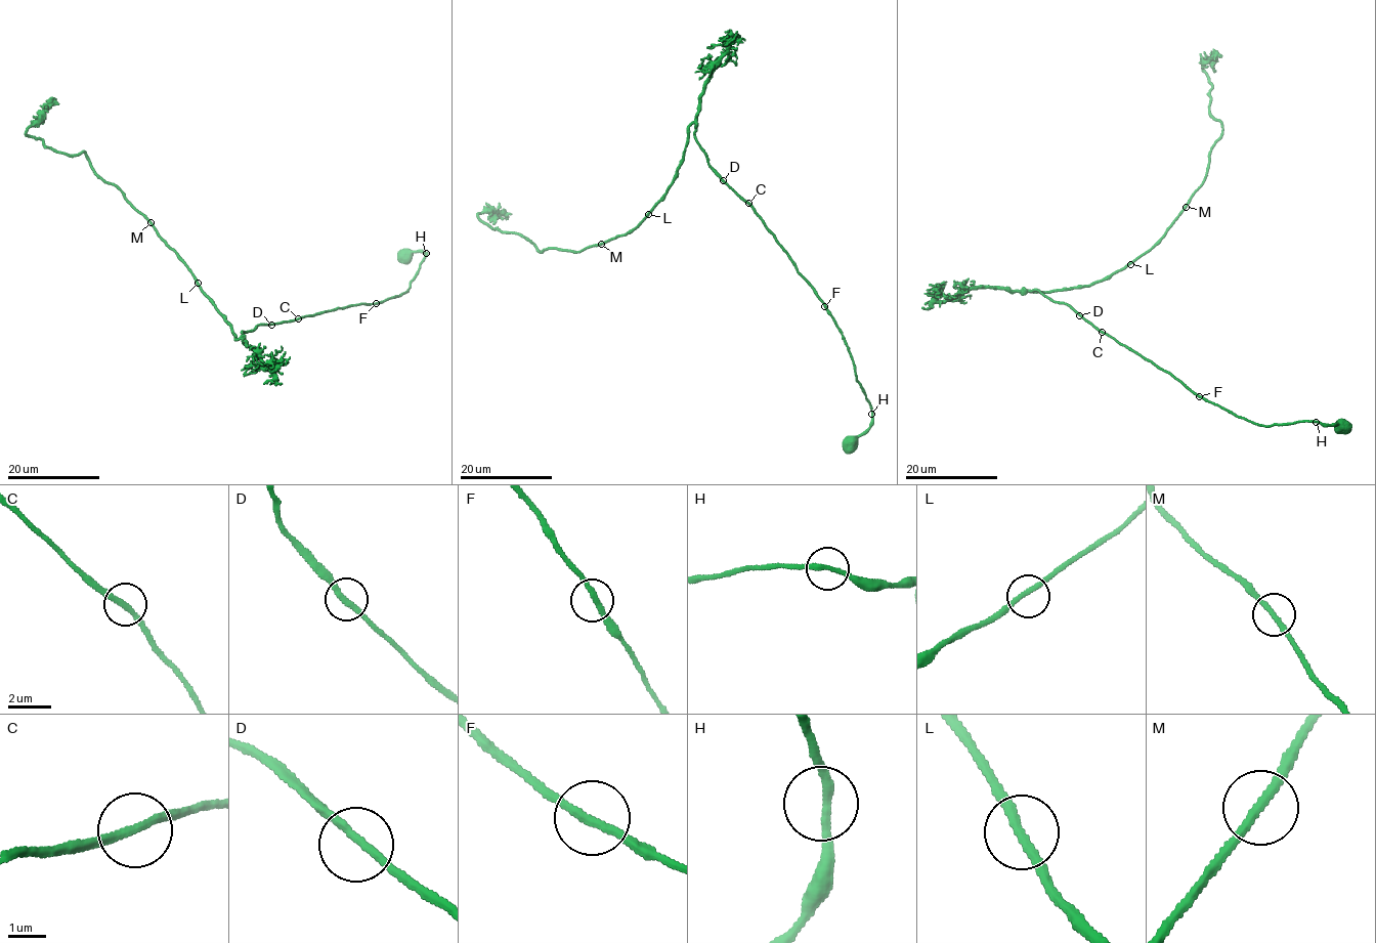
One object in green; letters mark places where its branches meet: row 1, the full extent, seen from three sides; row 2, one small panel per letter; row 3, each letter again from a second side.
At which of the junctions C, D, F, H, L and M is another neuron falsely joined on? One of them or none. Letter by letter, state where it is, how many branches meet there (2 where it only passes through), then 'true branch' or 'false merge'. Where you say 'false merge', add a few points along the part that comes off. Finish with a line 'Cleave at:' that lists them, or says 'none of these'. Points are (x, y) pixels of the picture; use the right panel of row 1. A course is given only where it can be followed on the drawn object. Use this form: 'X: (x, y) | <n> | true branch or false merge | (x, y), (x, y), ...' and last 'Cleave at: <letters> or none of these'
C: (1102, 332) | 2 | true branch
D: (1079, 315) | 2 | true branch
F: (1199, 396) | 2 | true branch
H: (1316, 422) | 2 | true branch
L: (1130, 264) | 2 | true branch
M: (1186, 207) | 2 | true branch
Cleave at: none of these

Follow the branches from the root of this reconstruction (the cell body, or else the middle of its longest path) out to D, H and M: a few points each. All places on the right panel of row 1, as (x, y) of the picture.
D: (1025, 290), (1040, 290), (1054, 301), (1067, 303), (1079, 315)
H: (1025, 290), (1040, 290), (1054, 301), (1067, 303), (1098, 330), (1238, 417), (1263, 426), (1316, 422)
M: (1025, 290), (1062, 291), (1110, 277), (1150, 251), (1186, 207)

